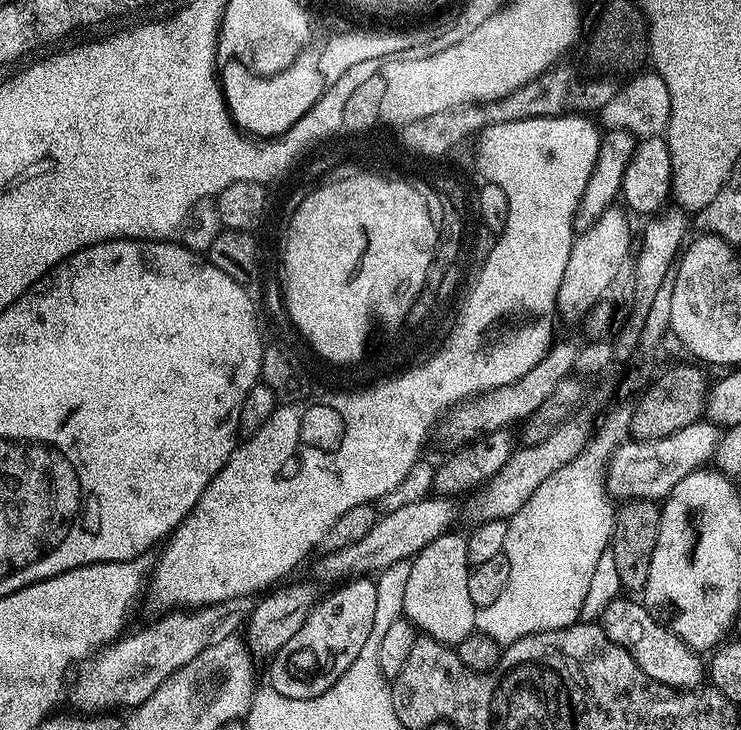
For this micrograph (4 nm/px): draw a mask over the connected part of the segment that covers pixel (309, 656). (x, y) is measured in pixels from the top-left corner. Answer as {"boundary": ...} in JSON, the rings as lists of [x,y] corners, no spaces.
{"boundary":[[[352,578],[340,585],[342,586],[337,592],[332,592],[325,598],[324,604],[317,603],[313,607],[294,638],[290,638],[290,642],[286,642],[286,646],[282,646],[271,657],[272,669],[268,676],[272,679],[269,680],[270,686],[278,690],[278,694],[286,694],[286,698],[299,700],[321,696],[326,690],[330,690],[330,686],[334,686],[334,682],[338,682],[338,678],[342,678],[342,674],[346,674],[350,662],[354,662],[354,658],[358,658],[358,654],[372,640],[371,626],[374,625],[375,606],[379,600],[377,581],[372,578]]]}

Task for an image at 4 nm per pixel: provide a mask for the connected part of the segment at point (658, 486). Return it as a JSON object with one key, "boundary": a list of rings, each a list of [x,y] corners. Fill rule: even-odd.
{"boundary":[[[697,422],[648,443],[628,442],[613,453],[606,471],[606,491],[620,502],[630,500],[663,501],[686,478],[686,474],[707,465],[721,439],[721,429],[711,422]]]}

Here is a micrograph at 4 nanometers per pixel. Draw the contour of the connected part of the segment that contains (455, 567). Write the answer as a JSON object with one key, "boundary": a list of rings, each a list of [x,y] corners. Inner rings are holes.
{"boundary":[[[449,530],[413,557],[405,578],[403,615],[421,633],[449,646],[457,646],[473,635],[478,609],[470,601],[468,540]]]}

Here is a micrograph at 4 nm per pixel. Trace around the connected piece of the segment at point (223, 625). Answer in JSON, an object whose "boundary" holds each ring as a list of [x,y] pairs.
{"boundary":[[[239,596],[221,604],[210,604],[207,608],[173,611],[171,614],[164,615],[166,617],[158,621],[157,624],[152,624],[149,628],[134,633],[133,636],[131,634],[125,635],[119,642],[97,651],[87,661],[87,664],[89,663],[88,669],[77,678],[76,685],[73,688],[71,685],[70,696],[72,692],[73,702],[80,707],[77,709],[84,714],[100,714],[105,710],[116,710],[112,708],[124,708],[126,706],[135,708],[142,702],[146,702],[146,698],[150,698],[150,694],[154,694],[154,690],[158,690],[158,686],[170,674],[182,670],[182,666],[186,666],[186,662],[194,662],[194,658],[198,654],[202,654],[202,650],[231,637],[235,633],[232,631],[240,623],[241,627],[251,617],[253,607],[252,596]]]}

